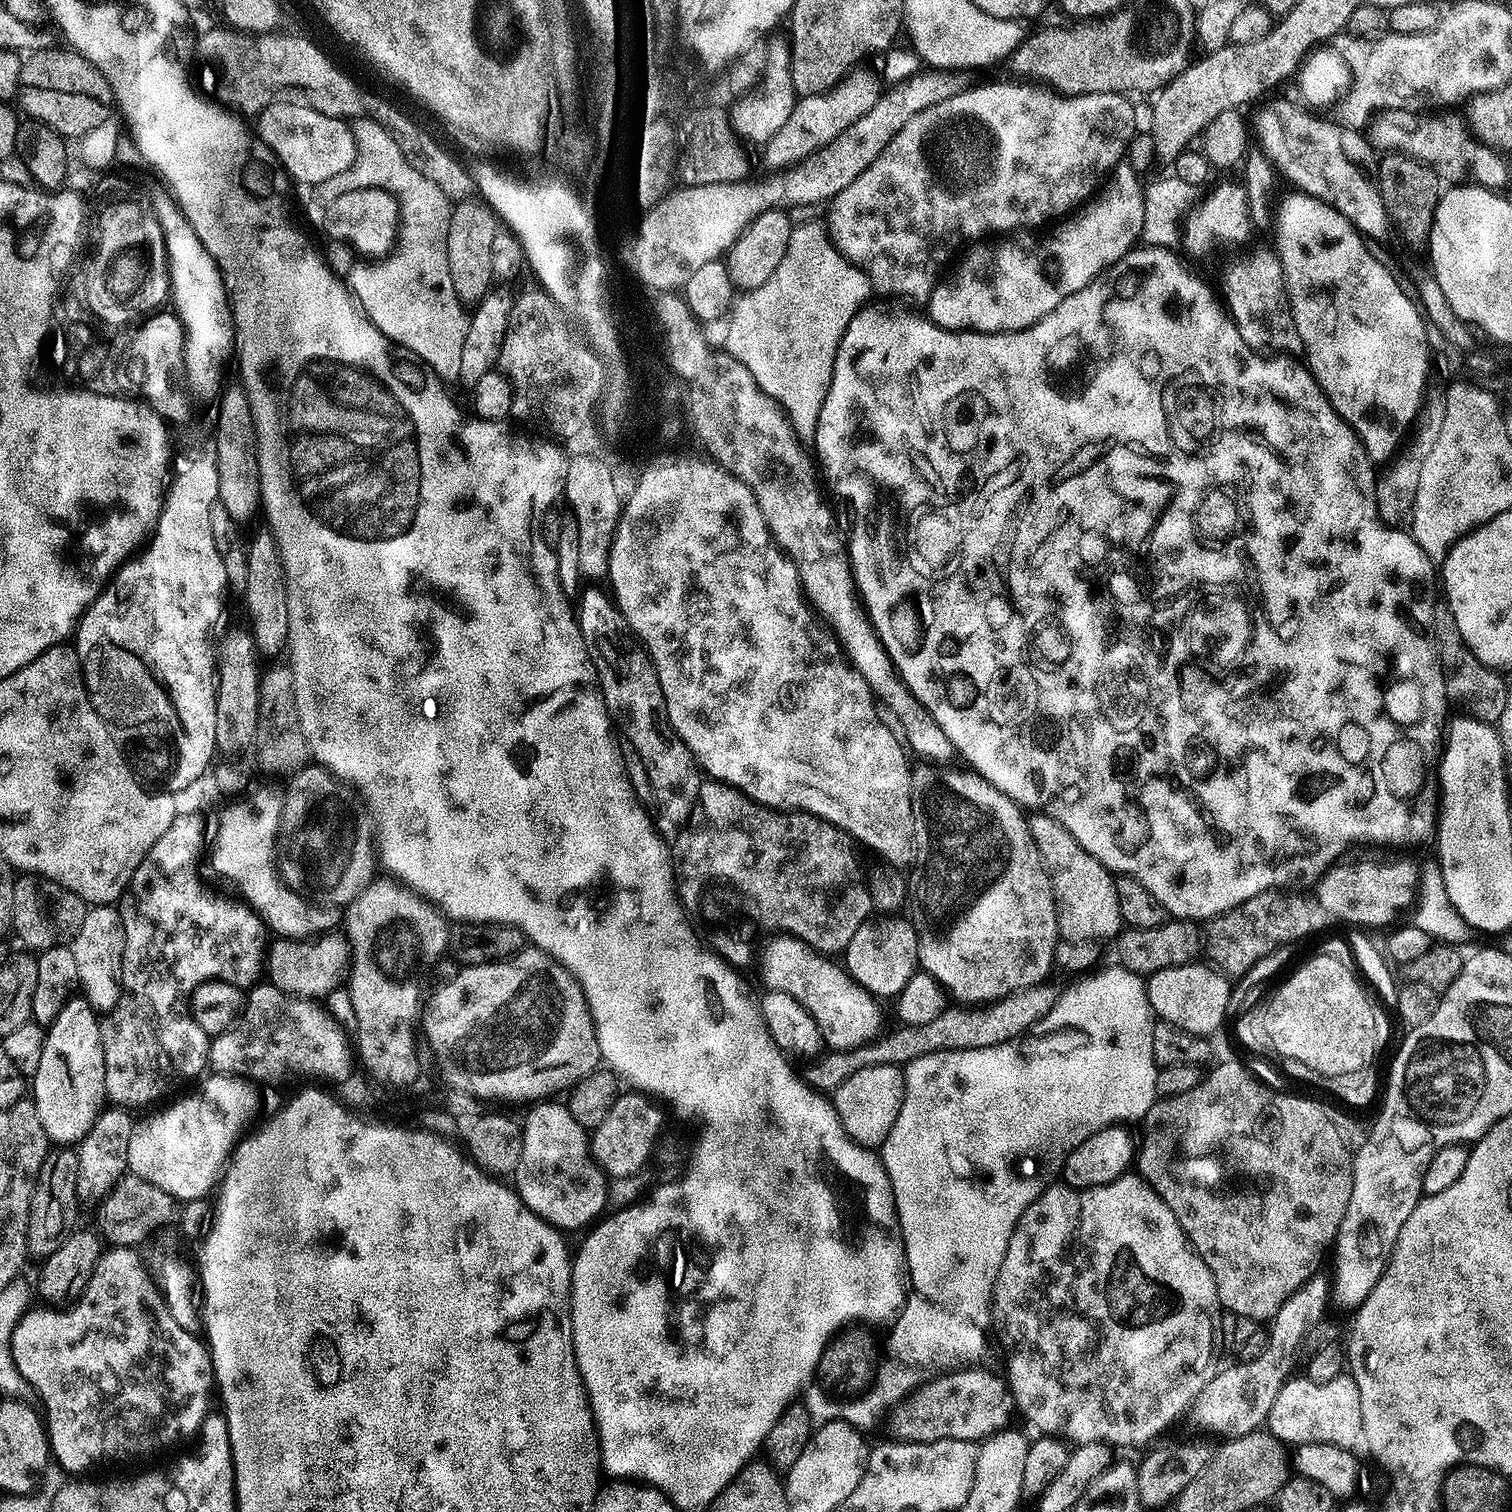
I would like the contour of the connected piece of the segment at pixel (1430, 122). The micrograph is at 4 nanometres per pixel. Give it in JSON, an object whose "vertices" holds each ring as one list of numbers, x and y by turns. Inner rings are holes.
{"vertices":[[1385,110,1371,121,1366,132,1368,143,1373,149,1403,152,1405,156,1412,156,1415,160,1428,164,1441,181,1449,185,1460,186,1467,181,1477,188,1504,190,1508,184,1508,164,1500,157,1503,155,1477,140,1463,115,1448,115,1452,114]]}

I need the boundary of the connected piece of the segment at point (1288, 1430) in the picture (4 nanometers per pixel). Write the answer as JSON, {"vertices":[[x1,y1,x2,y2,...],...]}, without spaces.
{"vertices":[[1342,1374,1338,1378,1330,1378,1330,1382,1314,1382,1307,1378,1290,1378,1278,1390,1278,1398,1274,1398,1274,1406,1270,1406,1270,1414,1266,1421,1267,1431,1288,1446,1322,1442,1333,1444,1339,1448,1355,1449,1362,1440,1362,1402,1358,1398,1358,1386,1350,1374]]}

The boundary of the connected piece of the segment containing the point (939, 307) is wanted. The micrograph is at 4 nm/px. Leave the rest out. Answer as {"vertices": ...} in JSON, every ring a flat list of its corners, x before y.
{"vertices":[[1121,162,1112,169,1107,183,1079,211,1053,223,1045,236,1013,235,1016,237,1002,241,993,250,992,256,984,256,983,243,973,243,967,249,969,252,961,258,960,265,952,273,947,273,948,280,947,276,941,279,931,296,927,297,926,310,930,318,943,328,974,332,1016,332,1037,324,1066,297,1085,288,1100,273,1108,271,1127,252,1137,247,1144,222,1145,185,1140,184,1140,180,1141,173,1132,169,1127,162]]}

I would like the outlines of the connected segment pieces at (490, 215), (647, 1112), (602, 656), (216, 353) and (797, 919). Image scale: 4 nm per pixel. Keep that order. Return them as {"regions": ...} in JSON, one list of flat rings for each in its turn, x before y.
{"regions":[[[464,198,453,207,456,219,451,223,450,234,446,234,443,246,446,248,446,262,450,266,450,276,454,290,461,301,479,302,494,284,491,268,491,242,498,231,498,219,487,204,479,199]],[[636,1090,625,1093,625,1096,624,1093,617,1095,614,1106,610,1106,610,1114,606,1114,602,1126,595,1128,590,1136,592,1156,602,1171,612,1178,626,1178,645,1171,664,1128,664,1112,655,1099]],[[588,587,581,591,578,597,580,633,586,642,588,656,594,662,609,717,619,731,620,728,624,731,623,739,634,742,634,750,638,750,638,758,642,758,646,766,654,804,660,807,661,814,670,823,680,826,694,812,702,789,702,776,696,759,670,726,666,698,662,698,662,686,652,659,636,639,615,599,605,589,604,592,600,588]],[[167,191,151,197,152,211,158,214,158,222,164,235,164,250,168,257,167,275,172,277,170,295,176,303,175,315,184,323,186,337,186,359,193,377,208,380,212,376,212,363,224,352,224,347,234,340,232,310,228,306,228,292,224,289,224,279,216,269,216,260,198,242,198,234,188,225,175,199]],[[751,800,747,804,740,804,739,820,744,822,746,828,754,828,760,852,766,852,766,866,756,866,754,870,750,870,750,876,742,874,742,876,746,876,744,880,758,882,758,900,760,900,758,904,762,906,762,908,758,908,760,922,770,924,772,926,772,934,787,934,789,937,800,940,803,944,808,944,815,952,821,954,832,954,830,952,836,952,836,954,843,953,850,940,854,938,854,934,858,934,858,930,863,924,869,923,871,916,868,915,874,912,872,888,870,887,870,883,868,884,867,878,864,877,863,870,860,869,860,856,856,853,857,845,854,843,852,837,840,828,837,828,835,824,819,820,818,817,811,816,809,812,778,812,771,808,765,808,762,804,755,804]]]}

